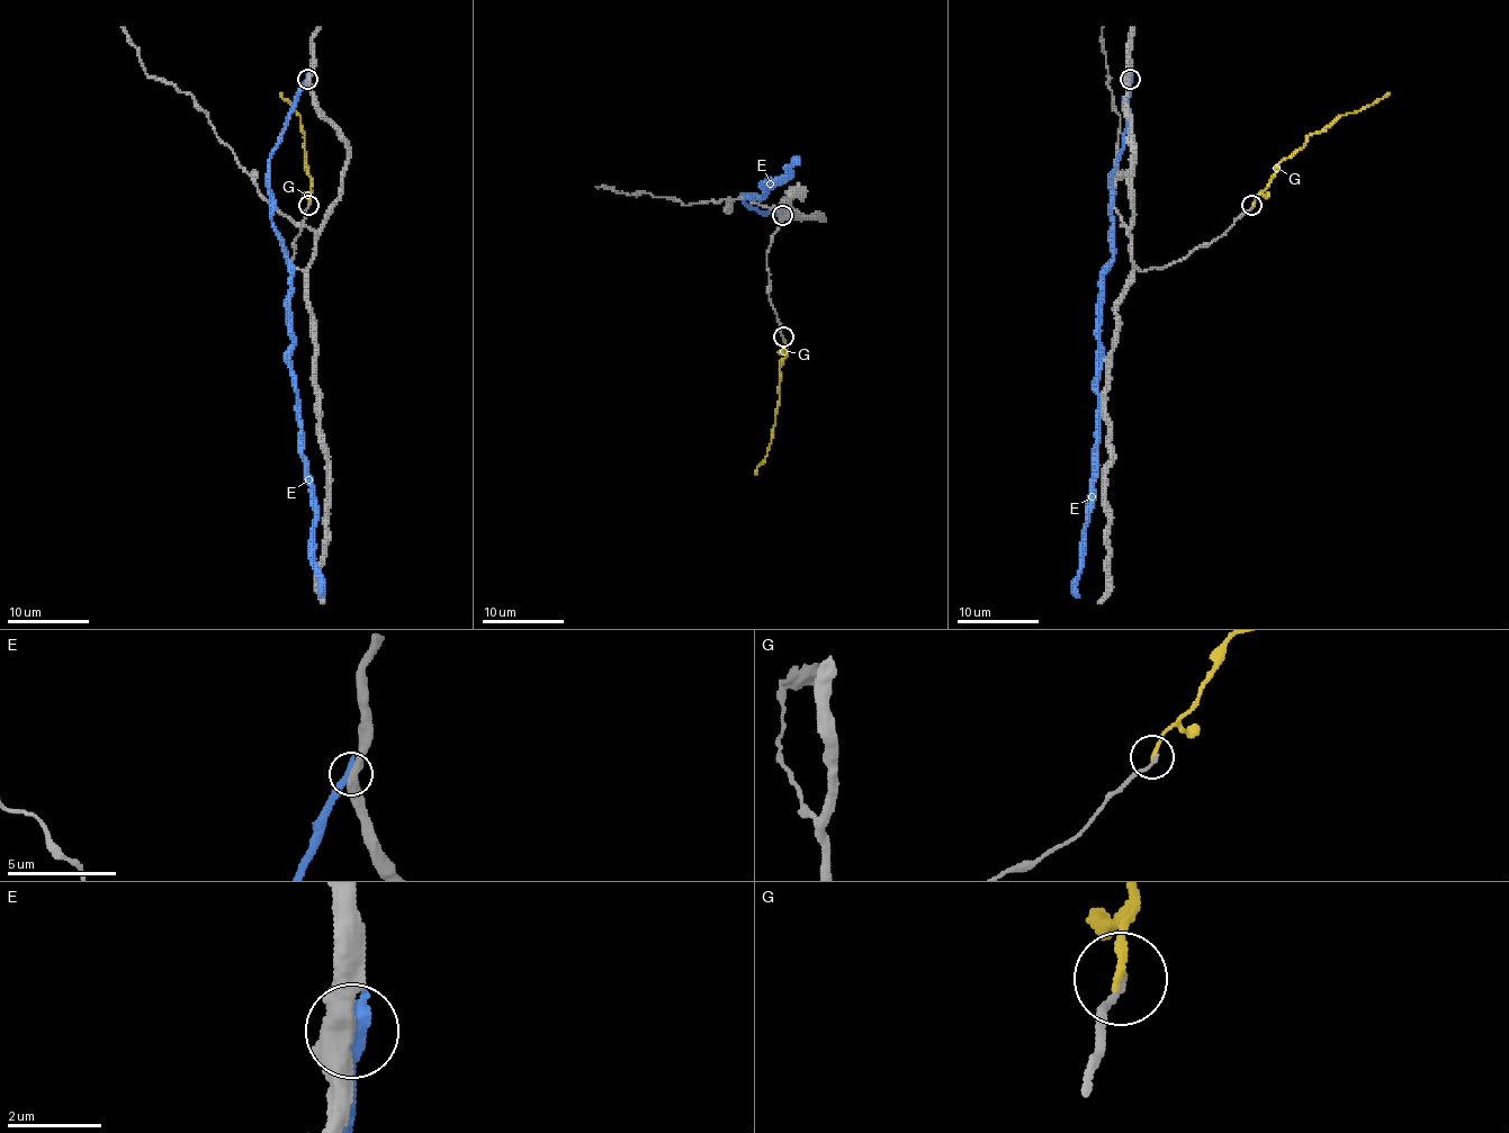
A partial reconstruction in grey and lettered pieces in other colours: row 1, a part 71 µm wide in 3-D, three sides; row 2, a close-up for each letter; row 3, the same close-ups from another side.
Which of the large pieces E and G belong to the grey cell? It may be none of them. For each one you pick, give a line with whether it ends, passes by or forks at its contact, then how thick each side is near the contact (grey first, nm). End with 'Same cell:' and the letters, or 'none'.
G: it ends; calibres 140 and 150 nm
Same cell: G

